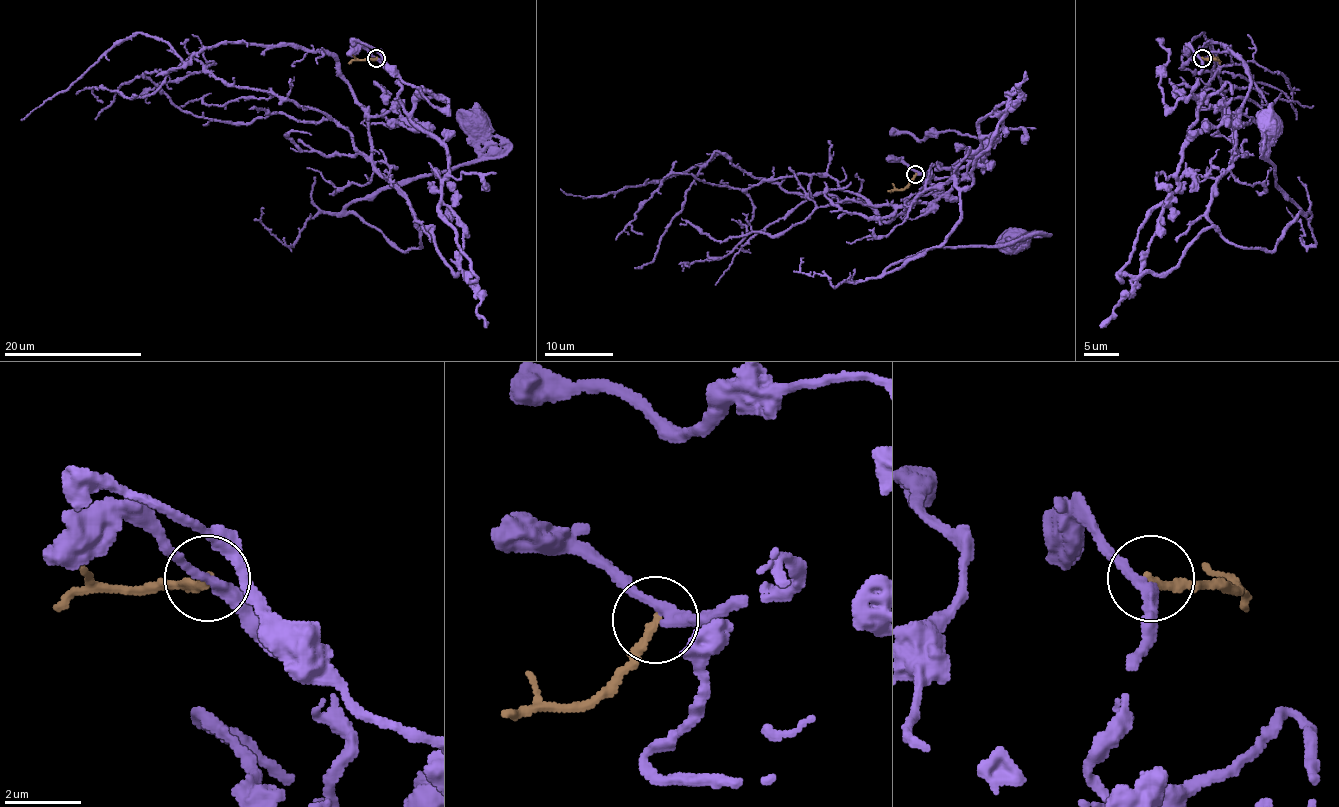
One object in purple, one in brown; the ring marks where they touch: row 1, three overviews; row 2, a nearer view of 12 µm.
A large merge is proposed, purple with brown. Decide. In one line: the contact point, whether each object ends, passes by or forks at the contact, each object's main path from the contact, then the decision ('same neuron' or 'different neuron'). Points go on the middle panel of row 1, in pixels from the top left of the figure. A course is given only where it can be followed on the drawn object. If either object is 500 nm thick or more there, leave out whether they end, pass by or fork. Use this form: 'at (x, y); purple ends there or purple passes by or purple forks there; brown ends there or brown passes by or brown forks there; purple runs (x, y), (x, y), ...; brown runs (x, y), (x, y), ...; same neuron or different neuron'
at (915, 174); purple passes by; brown ends there; purple runs (915, 173), (968, 162), (944, 195), (908, 204), (953, 180), (960, 223), (885, 271), (932, 247), (1013, 238); brown runs (915, 174), (903, 188), (887, 192); different neuron

